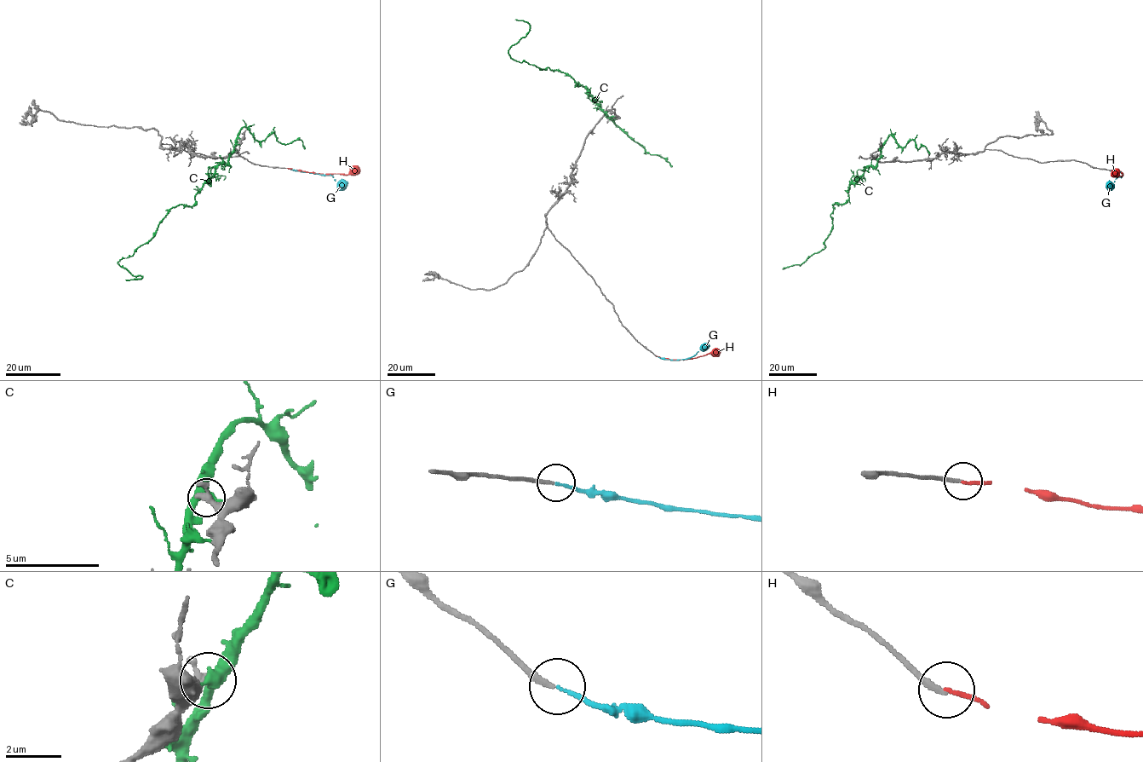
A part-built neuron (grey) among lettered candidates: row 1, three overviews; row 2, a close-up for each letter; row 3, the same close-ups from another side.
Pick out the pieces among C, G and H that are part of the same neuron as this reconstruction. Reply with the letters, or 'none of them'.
G

